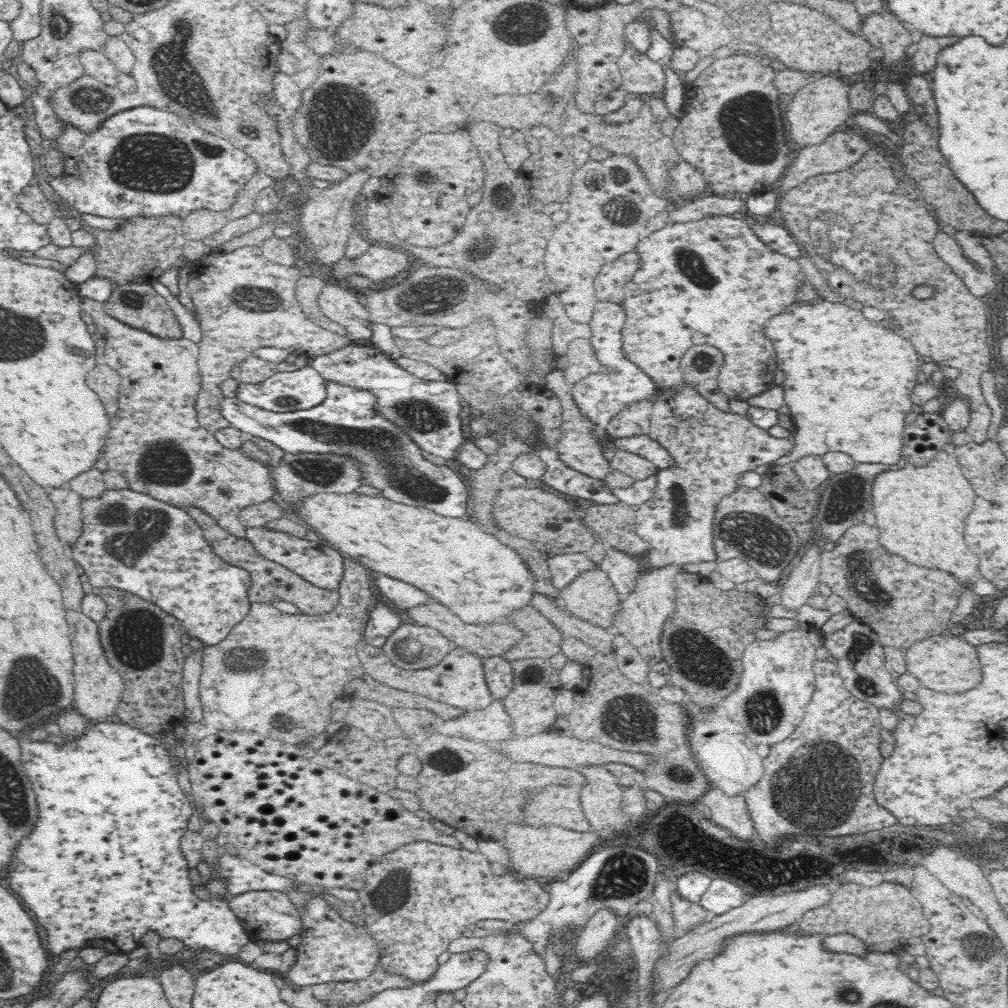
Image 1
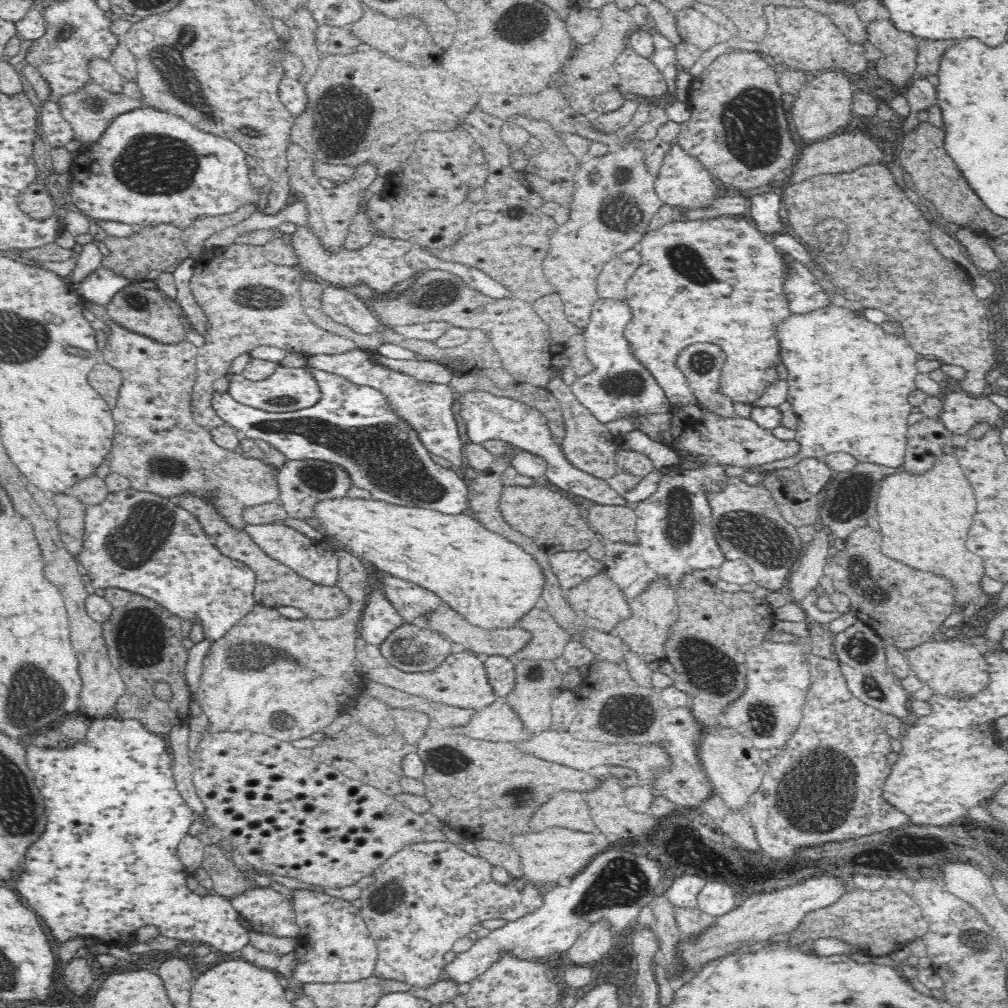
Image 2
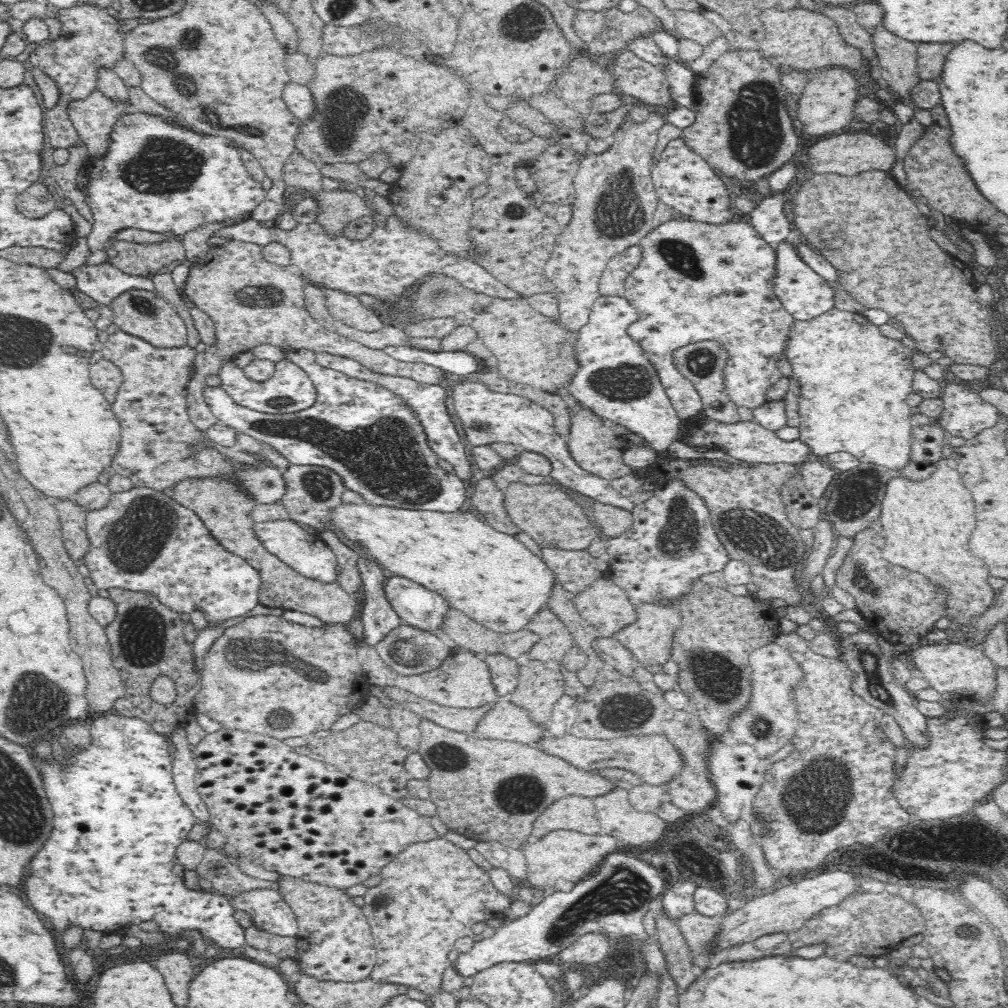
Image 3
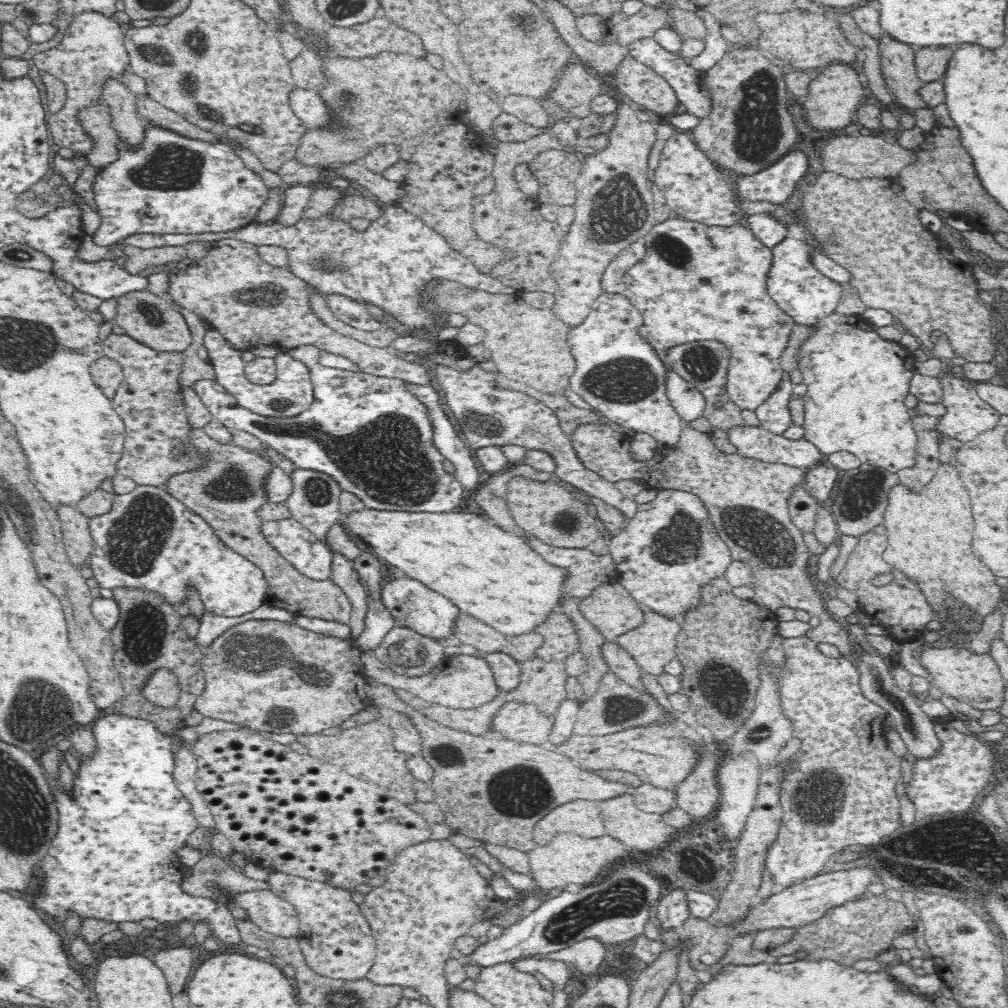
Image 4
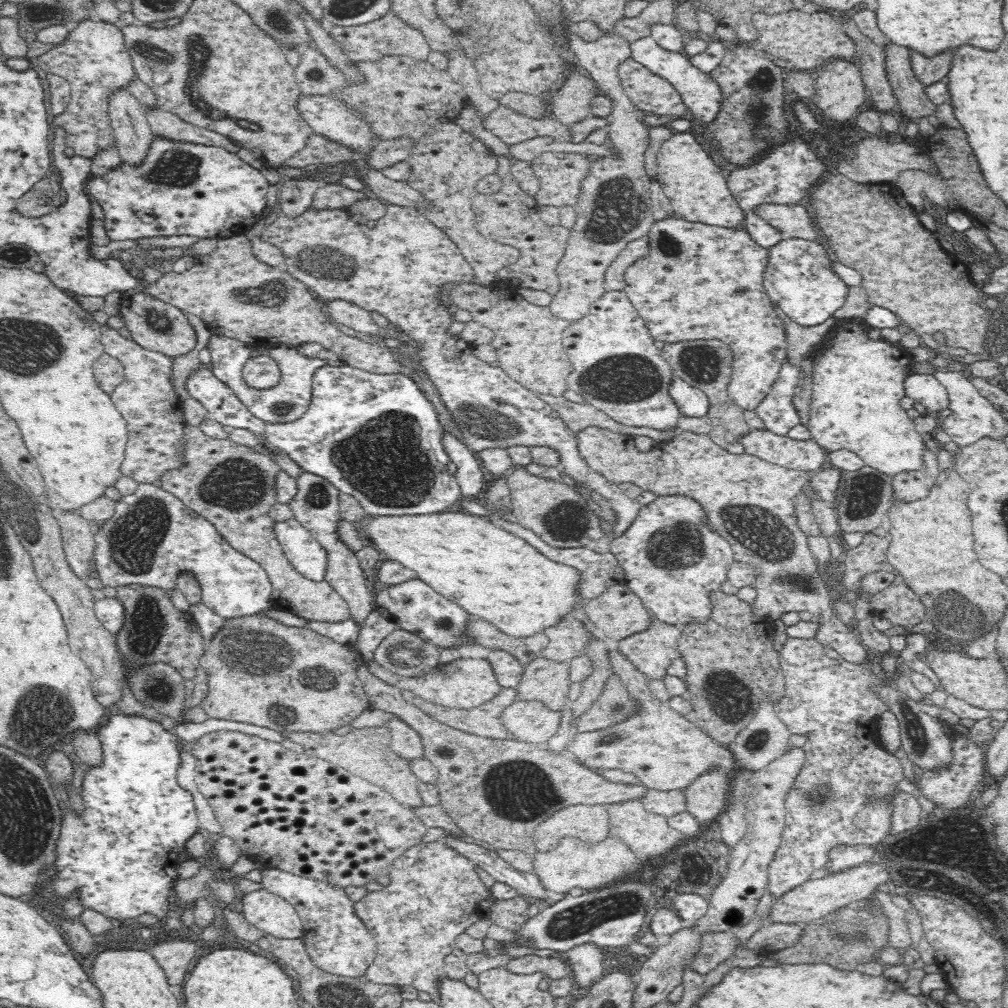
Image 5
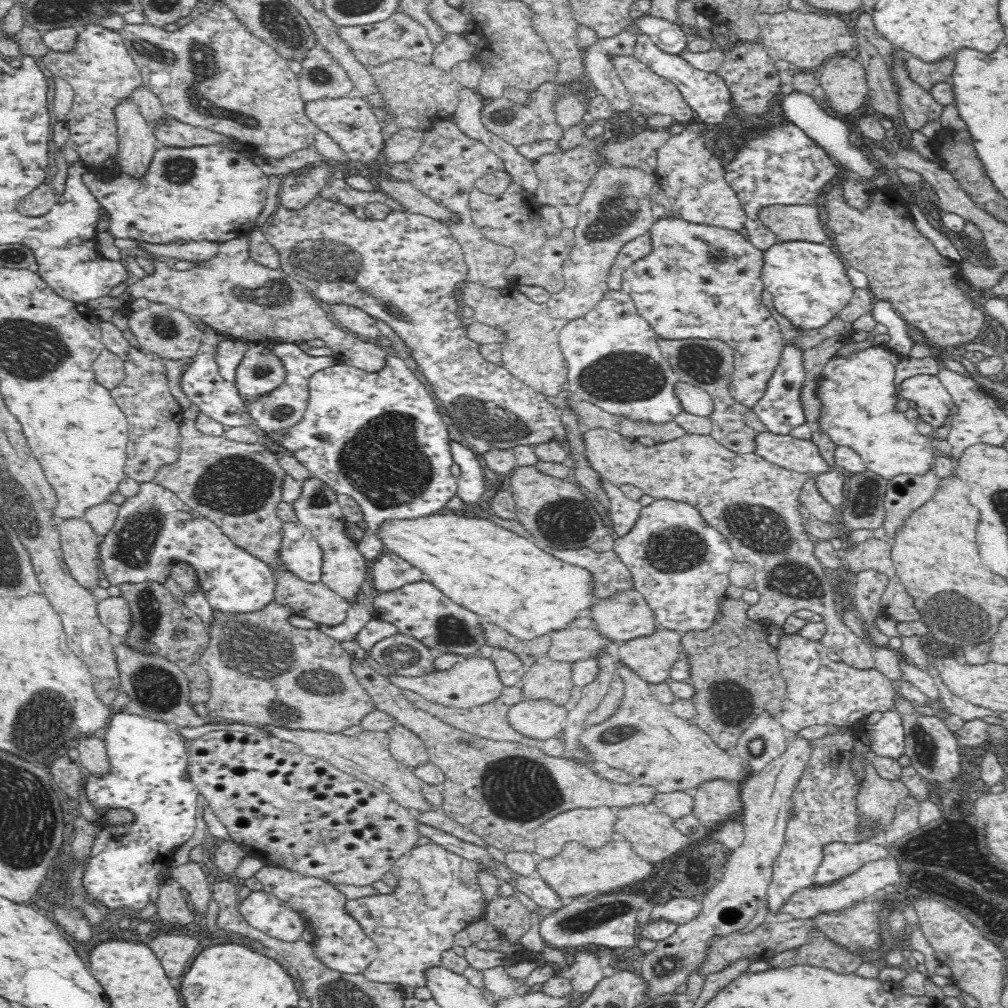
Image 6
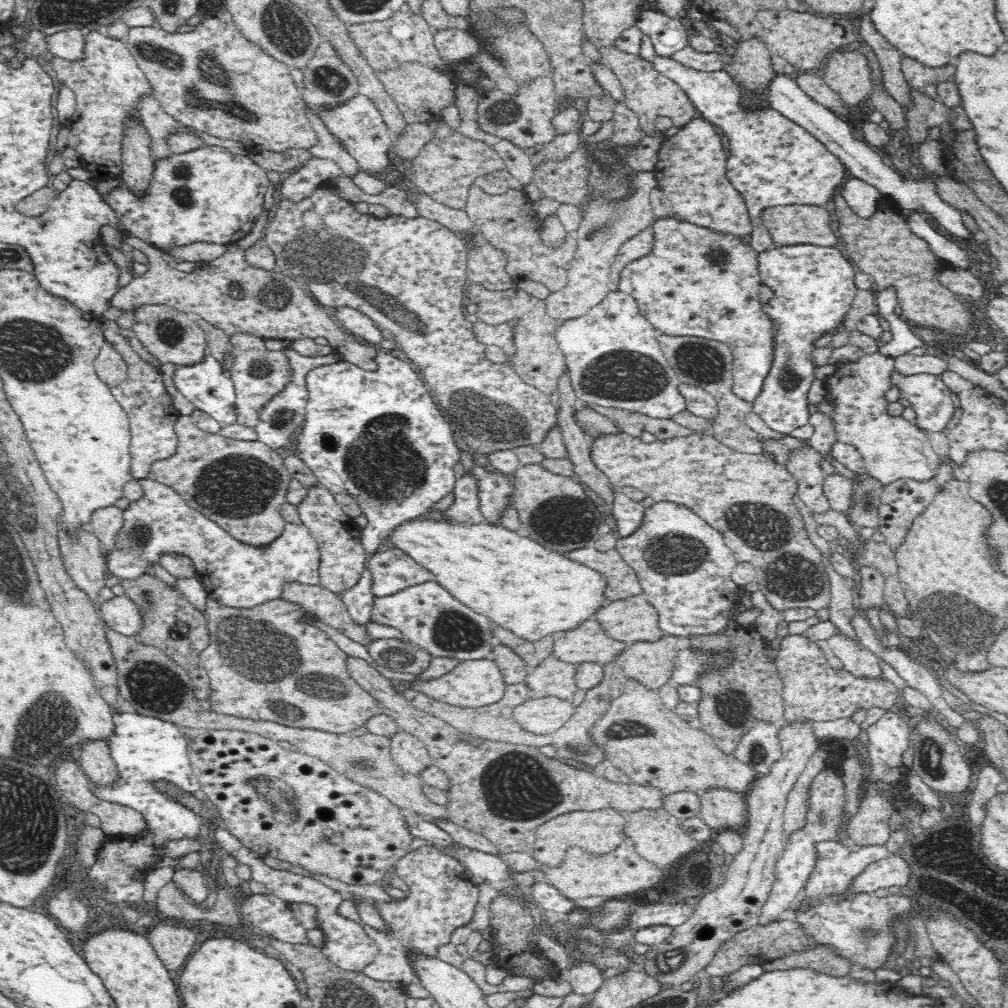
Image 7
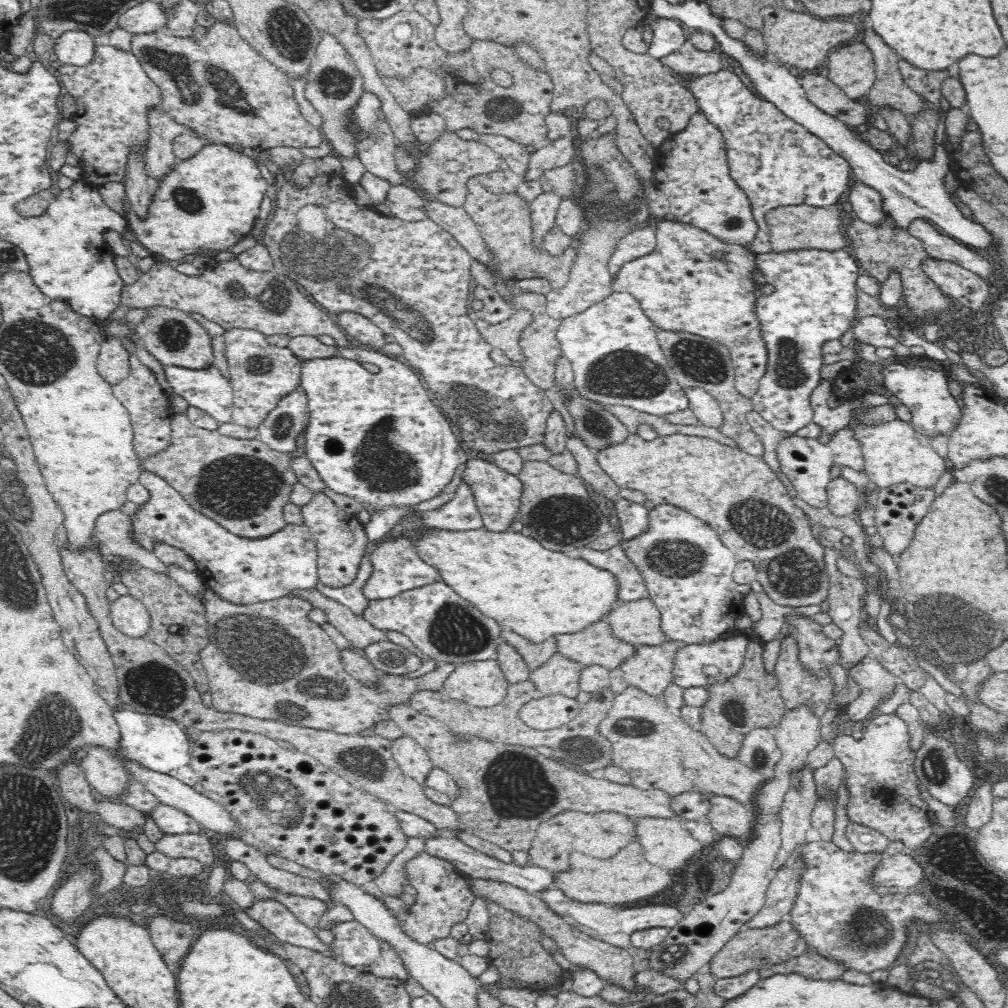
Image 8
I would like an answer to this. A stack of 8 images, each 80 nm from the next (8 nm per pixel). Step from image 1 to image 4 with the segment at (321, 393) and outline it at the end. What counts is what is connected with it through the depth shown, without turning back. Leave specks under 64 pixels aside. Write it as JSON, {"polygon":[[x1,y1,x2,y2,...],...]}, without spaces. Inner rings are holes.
{"polygon":[[196,314,200,322,204,323,206,329,203,338,203,344,209,352,209,359,216,373,217,382,224,387,230,395,236,399,238,405,242,408,247,408,256,414,262,416,275,416,282,418,282,416,296,416,304,410,308,410,310,405,314,402,313,384,310,380,310,373,308,367,304,363,290,357,287,349,282,349,282,357,276,360,277,376,269,385,254,384,250,382,245,375,245,363,240,359,242,356,241,350,232,349,226,340,222,337,213,325,205,320,204,316]]}

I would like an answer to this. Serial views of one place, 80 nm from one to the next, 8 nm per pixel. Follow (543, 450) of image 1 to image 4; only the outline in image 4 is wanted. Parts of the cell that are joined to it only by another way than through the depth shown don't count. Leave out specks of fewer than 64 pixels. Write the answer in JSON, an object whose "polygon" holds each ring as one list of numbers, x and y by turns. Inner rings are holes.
{"polygon":[[478,364,467,371,458,371,442,365,432,366,432,382,440,386,440,398,444,398,448,414,452,414,452,418,456,418,456,422,460,423,463,437,467,438,466,445,472,450,479,450,484,446,504,445,520,445,526,450,542,450,552,455,556,464,553,474,557,479,565,481,574,489,580,489,590,497,614,506,622,511,627,520,632,519,639,504,619,492,612,482,583,466,572,448,570,437,560,429,556,413,525,393,494,387,494,376,495,372,485,372]]}

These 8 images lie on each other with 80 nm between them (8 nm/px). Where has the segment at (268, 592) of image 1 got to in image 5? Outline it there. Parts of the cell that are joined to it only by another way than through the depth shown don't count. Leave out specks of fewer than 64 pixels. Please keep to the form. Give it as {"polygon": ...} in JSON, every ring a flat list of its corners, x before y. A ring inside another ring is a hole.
{"polygon":[[185,425,184,432,185,465,176,470,169,470,158,485,180,499,192,512,207,519,216,528,218,534,230,543,230,546,263,566,271,582,271,607,288,610,307,620,315,620,317,625,335,624,350,619,349,604,344,598,341,598,325,580,313,582,298,573,285,557,280,543,276,540,273,530,275,522,270,518,268,508,276,503,276,476,281,469,272,460,271,454,261,447,252,449,236,444,229,438,209,437,200,430,199,426]]}

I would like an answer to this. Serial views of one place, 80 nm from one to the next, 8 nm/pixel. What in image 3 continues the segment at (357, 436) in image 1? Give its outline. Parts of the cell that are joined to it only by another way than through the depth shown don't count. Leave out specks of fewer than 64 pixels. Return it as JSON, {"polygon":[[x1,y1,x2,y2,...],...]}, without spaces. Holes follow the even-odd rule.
{"polygon":[[297,350,297,351,284,351,284,358,290,359,294,364,297,364,307,375,311,378,313,385,318,389,316,402,310,406,300,410,300,412,290,412,288,414,268,414,267,412,258,412,245,406,240,406,222,387,206,387,205,388,205,401,208,403,212,414,220,421,220,423,234,429,237,432,248,434,263,443,267,443,272,449,275,449,279,454,285,456,285,458,294,465,315,465,332,469,334,473,340,474,344,485,347,490,354,490,354,492,364,495,366,502,370,504,384,504,386,506,393,506,400,509,408,510,430,510,440,513,456,513,460,511,460,508,464,506,466,500,468,500,468,492,466,488,466,482,462,481,455,472,448,473,438,465,438,456,428,447,428,441,426,441,426,433,422,431,422,425,420,421,416,419,416,415,410,411,410,407,400,401,398,395,384,389,376,383,358,380,356,378,349,377,348,375,320,366,314,361,315,352,312,350]]}

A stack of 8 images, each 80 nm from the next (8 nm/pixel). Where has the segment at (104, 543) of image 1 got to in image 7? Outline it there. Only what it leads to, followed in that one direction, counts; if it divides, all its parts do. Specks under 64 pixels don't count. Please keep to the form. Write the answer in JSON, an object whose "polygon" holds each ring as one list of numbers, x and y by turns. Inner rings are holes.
{"polygon":[[150,478,139,482,142,491,144,491,142,498,131,501,128,507,123,510,124,522,122,522,118,534,114,536,114,548,103,549,107,572,110,572,110,576,119,580,134,580,142,576,153,576,153,566,159,563,163,554,176,553,188,556,195,566,196,576,205,587,209,599,233,609,254,609,258,605,281,599,284,588,293,581,304,586,319,585,319,562,321,559,319,544,310,530,302,523,287,523,284,533,271,545,265,549,258,549,237,541,216,522,193,510,174,489]]}

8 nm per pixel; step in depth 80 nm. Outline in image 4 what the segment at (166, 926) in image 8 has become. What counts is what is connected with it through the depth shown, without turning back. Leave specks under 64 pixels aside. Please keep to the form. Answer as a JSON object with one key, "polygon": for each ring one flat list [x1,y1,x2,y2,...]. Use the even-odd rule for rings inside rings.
{"polygon":[[170,946,154,956,153,963,164,972,172,996,178,996,186,988,192,972,192,960,192,950,187,947]]}

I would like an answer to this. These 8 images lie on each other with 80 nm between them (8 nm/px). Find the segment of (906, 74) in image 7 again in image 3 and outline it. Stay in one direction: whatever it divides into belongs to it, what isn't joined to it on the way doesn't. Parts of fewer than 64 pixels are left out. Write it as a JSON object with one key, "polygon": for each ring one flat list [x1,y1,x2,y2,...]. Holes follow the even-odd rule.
{"polygon":[[952,42,918,43,916,59,920,80,937,80,942,72,942,66,944,66,948,52,953,49]]}

